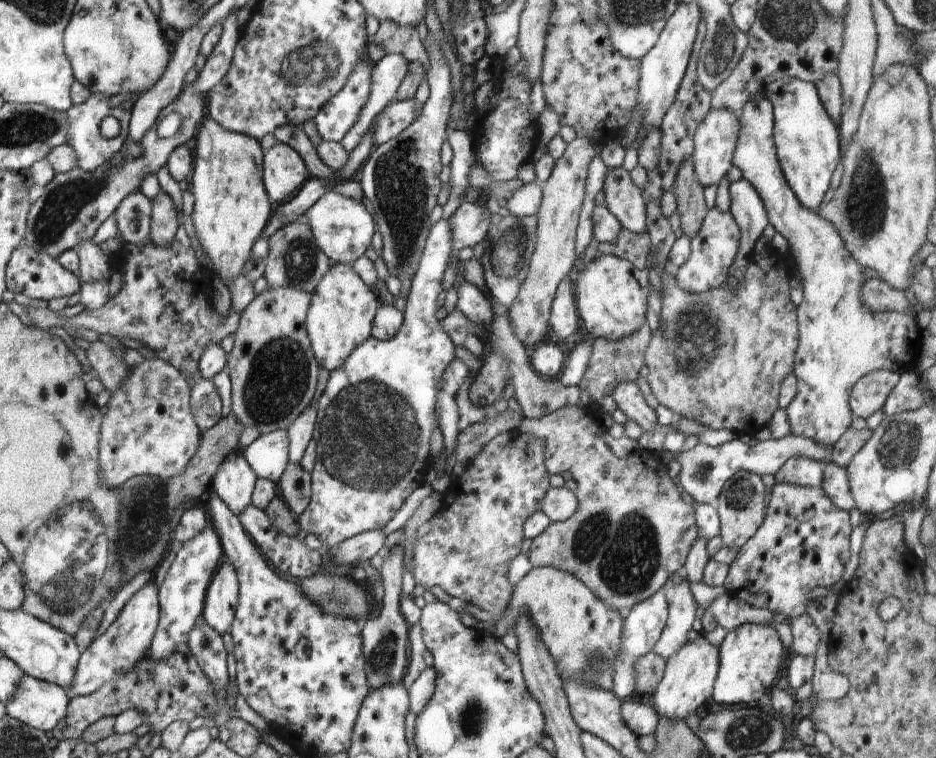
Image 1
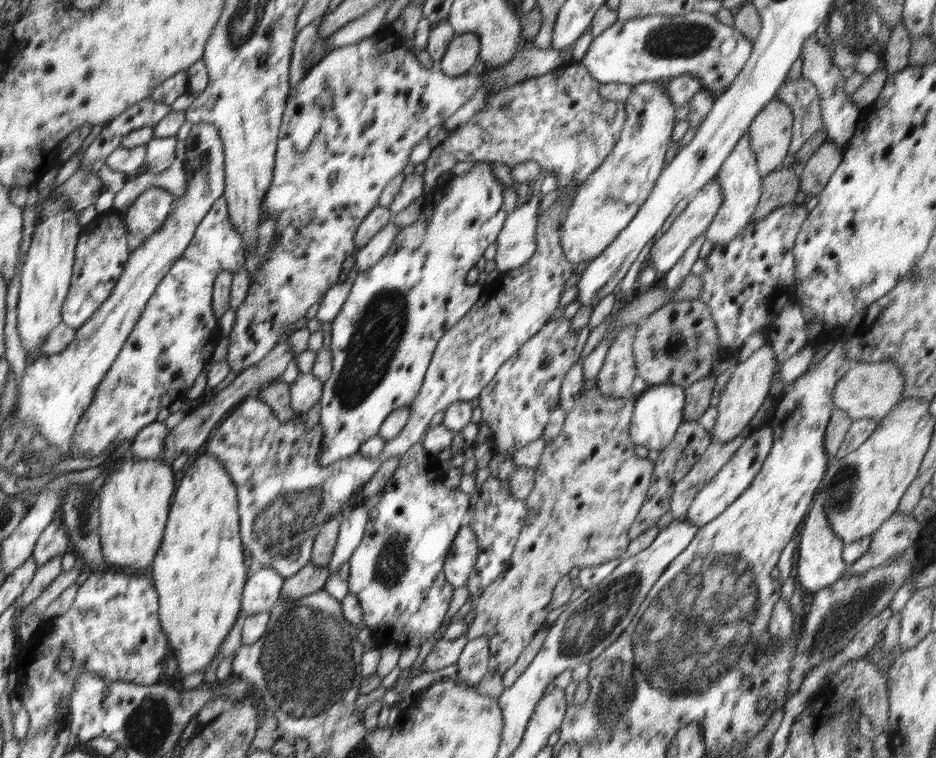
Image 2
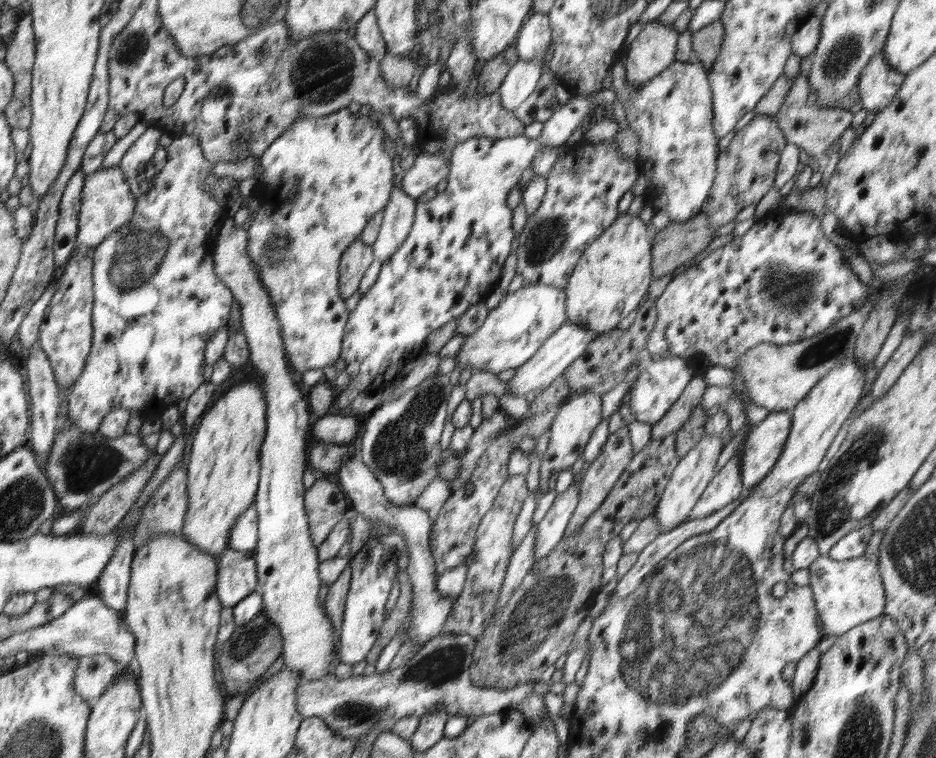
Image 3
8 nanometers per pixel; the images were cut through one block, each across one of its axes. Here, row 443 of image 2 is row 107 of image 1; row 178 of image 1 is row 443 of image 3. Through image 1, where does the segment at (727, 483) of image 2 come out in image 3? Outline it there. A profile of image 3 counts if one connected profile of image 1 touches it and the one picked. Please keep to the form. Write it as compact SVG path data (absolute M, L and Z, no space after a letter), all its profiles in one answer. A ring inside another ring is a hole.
M792 410L769 411L764 420L752 426L741 448L741 477L744 490L756 486L779 461L792 424Z

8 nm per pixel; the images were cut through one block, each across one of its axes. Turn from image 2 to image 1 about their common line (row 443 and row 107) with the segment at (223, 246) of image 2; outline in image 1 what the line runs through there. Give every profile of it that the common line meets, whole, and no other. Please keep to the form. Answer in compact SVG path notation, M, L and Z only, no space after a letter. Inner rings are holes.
M91 93L82 104L70 107L70 110L67 111L70 122L68 143L76 154L77 166L86 170L86 172L95 172L100 164L104 164L106 160L113 157L113 154L120 152L128 139L131 114L131 109L126 110L126 108L120 106L110 108L110 97L100 93ZM110 115L114 116L121 125L119 135L113 139L104 138L100 134L100 122Z

